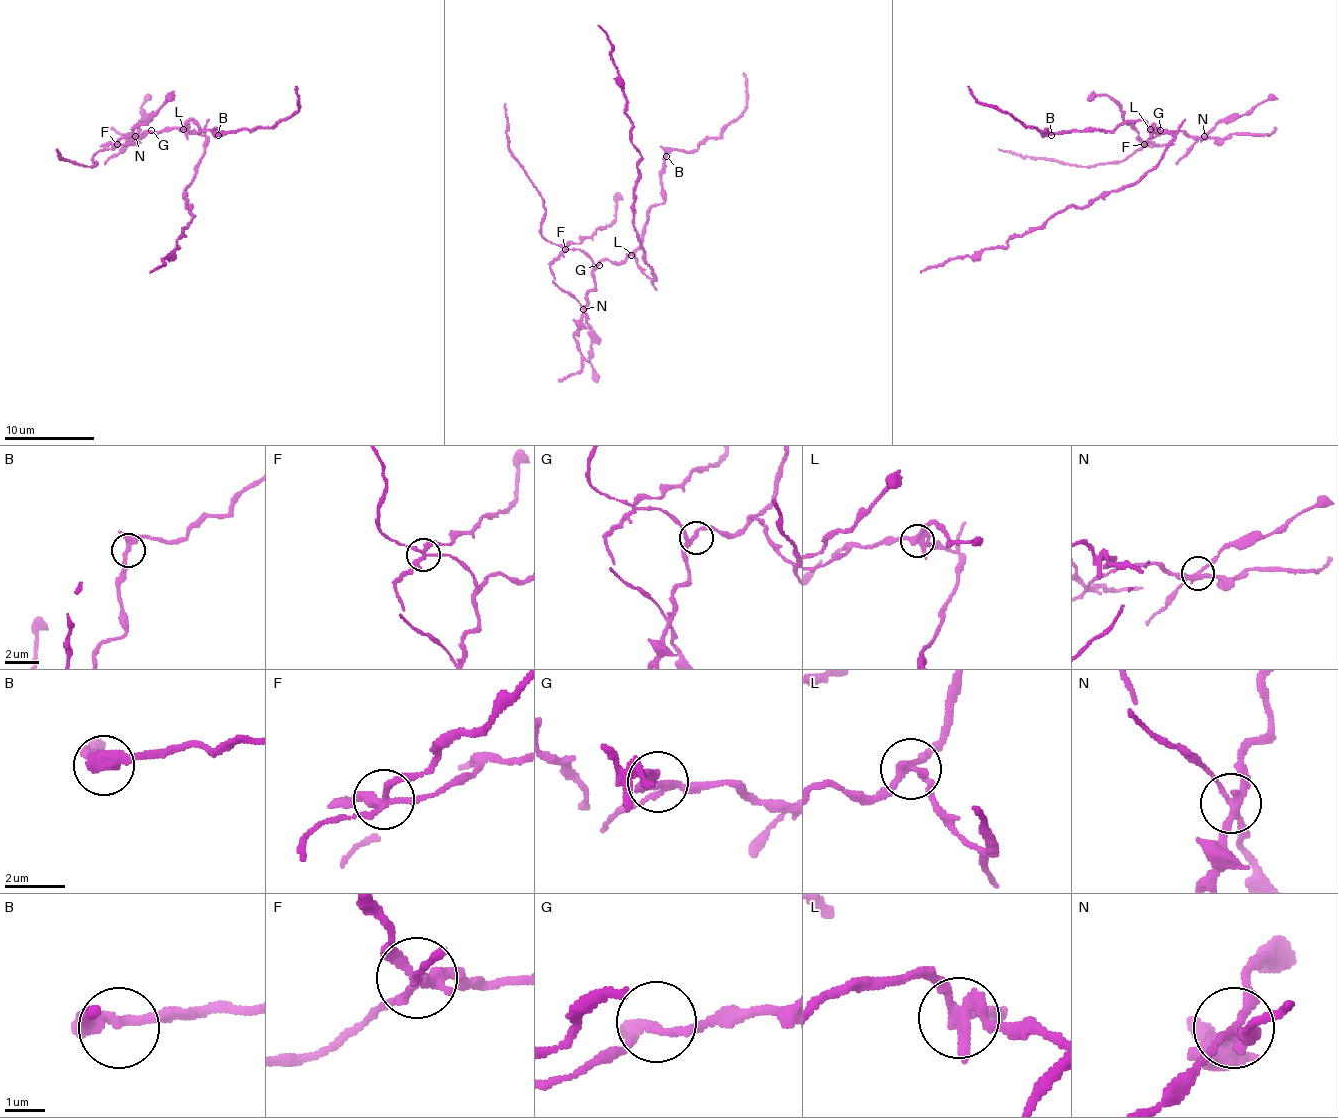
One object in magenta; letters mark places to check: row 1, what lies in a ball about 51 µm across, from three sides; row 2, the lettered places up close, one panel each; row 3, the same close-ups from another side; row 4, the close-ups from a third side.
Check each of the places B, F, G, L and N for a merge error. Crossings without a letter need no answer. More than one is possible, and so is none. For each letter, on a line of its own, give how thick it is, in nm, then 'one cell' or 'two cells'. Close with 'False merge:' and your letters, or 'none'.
B: calibre 280 nm; one cell
F: calibre 240 nm; two cells
G: calibre 200 nm; one cell
L: calibre 280 nm; two cells
N: calibre 240 nm; two cells
False merge: F, L, N

